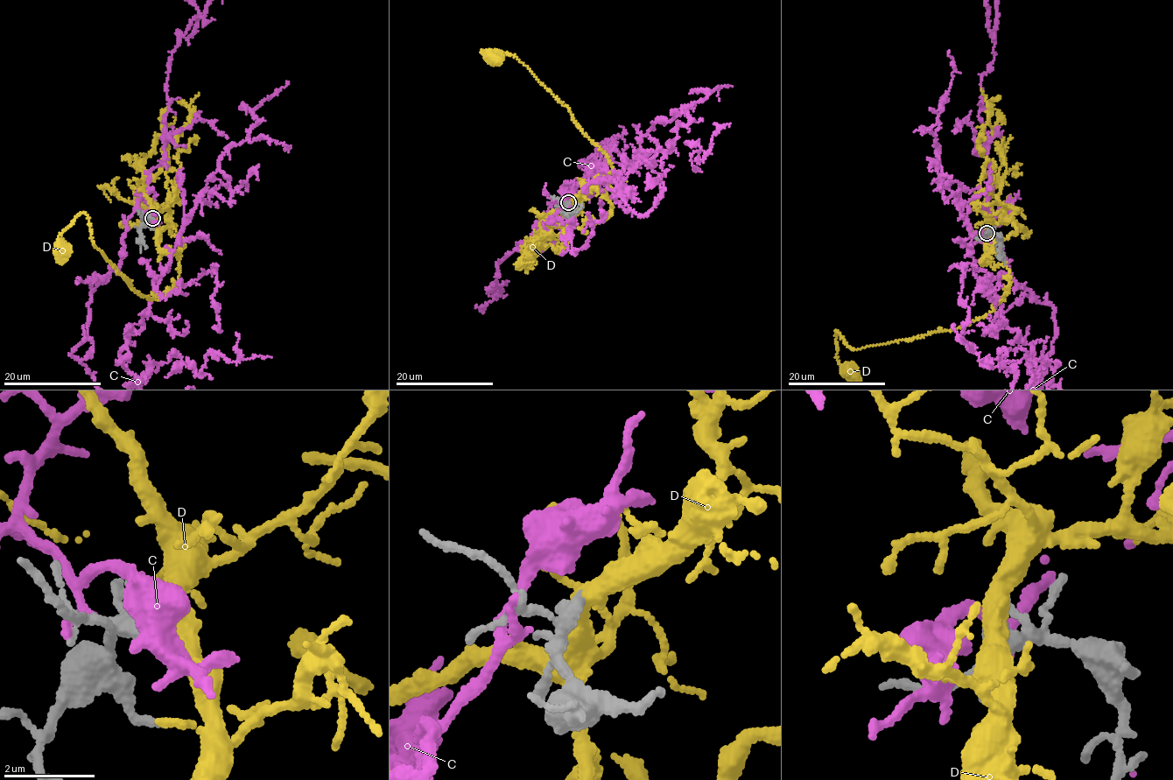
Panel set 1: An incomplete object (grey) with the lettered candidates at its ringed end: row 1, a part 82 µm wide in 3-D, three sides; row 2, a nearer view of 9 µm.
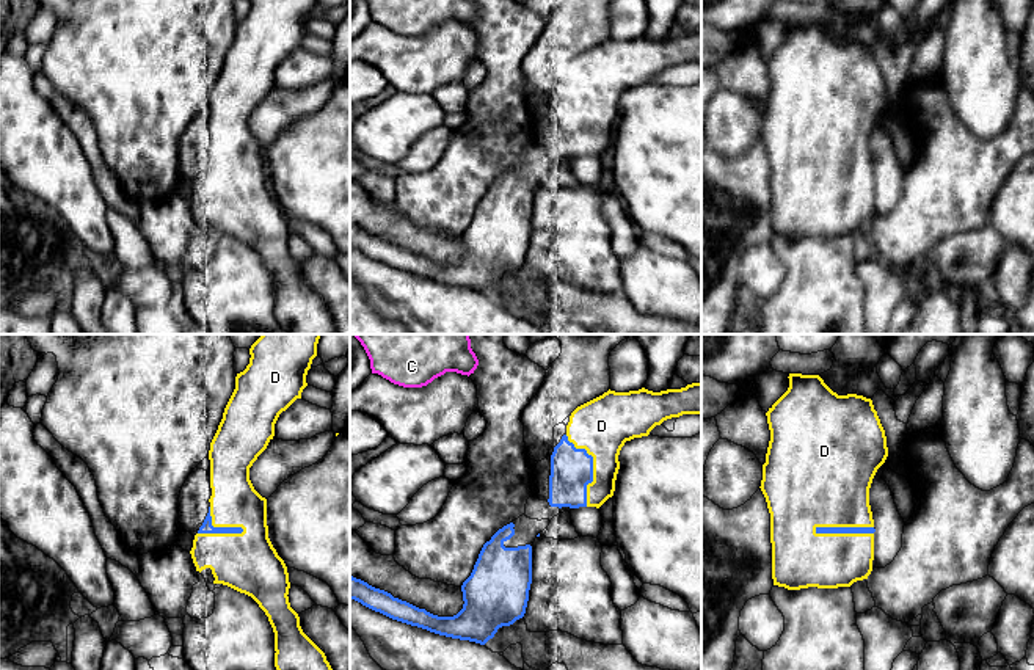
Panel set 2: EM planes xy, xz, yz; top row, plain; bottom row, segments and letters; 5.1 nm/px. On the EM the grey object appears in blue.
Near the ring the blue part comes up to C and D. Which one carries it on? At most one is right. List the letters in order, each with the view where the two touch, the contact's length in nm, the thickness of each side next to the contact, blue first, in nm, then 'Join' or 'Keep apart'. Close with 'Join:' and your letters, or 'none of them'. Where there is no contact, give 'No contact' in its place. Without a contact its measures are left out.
C: No contact. Keep apart
D: Touches blue in yz. Shared border 300 nm. Thickness 30 nm (blue) against 460 nm. Join
Join: D

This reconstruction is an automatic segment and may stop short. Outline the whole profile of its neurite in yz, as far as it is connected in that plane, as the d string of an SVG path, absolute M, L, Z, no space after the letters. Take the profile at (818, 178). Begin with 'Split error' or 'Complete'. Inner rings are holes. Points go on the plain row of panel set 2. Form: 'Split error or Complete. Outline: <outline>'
Split error. Outline: M819 24L788 27L788 39L766 61L770 89L759 135L770 162L774 234L850 235L872 220L869 137L888 105L885 78L871 47L838 44Z

